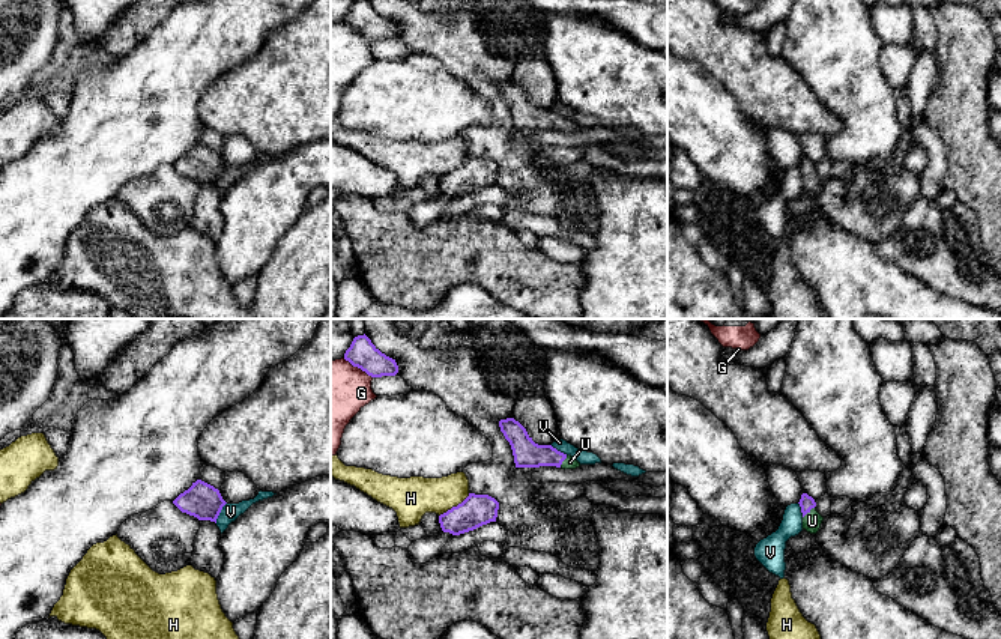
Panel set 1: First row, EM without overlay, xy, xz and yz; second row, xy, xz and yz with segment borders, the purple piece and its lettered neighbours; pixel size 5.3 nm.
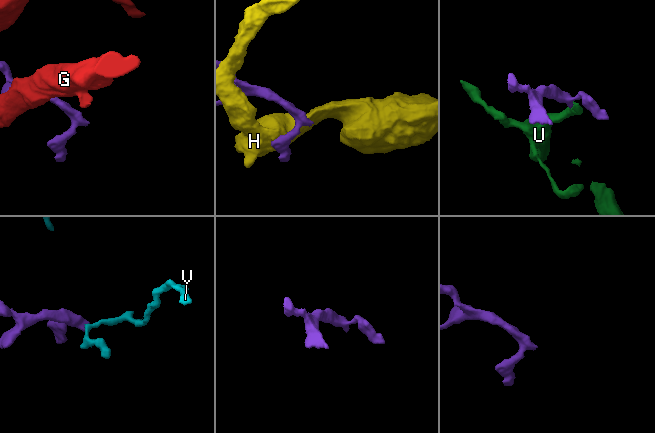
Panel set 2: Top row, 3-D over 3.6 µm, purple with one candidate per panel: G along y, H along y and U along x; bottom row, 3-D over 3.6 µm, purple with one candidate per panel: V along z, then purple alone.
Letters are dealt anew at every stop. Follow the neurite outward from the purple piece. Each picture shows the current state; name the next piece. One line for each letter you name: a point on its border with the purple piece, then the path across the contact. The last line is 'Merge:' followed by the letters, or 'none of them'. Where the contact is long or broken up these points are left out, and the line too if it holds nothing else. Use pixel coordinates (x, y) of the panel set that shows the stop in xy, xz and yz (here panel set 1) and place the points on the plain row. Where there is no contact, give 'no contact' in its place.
U: yz (809, 175) | across yz (806, 166), (809, 175), (812, 184)
Merge: U

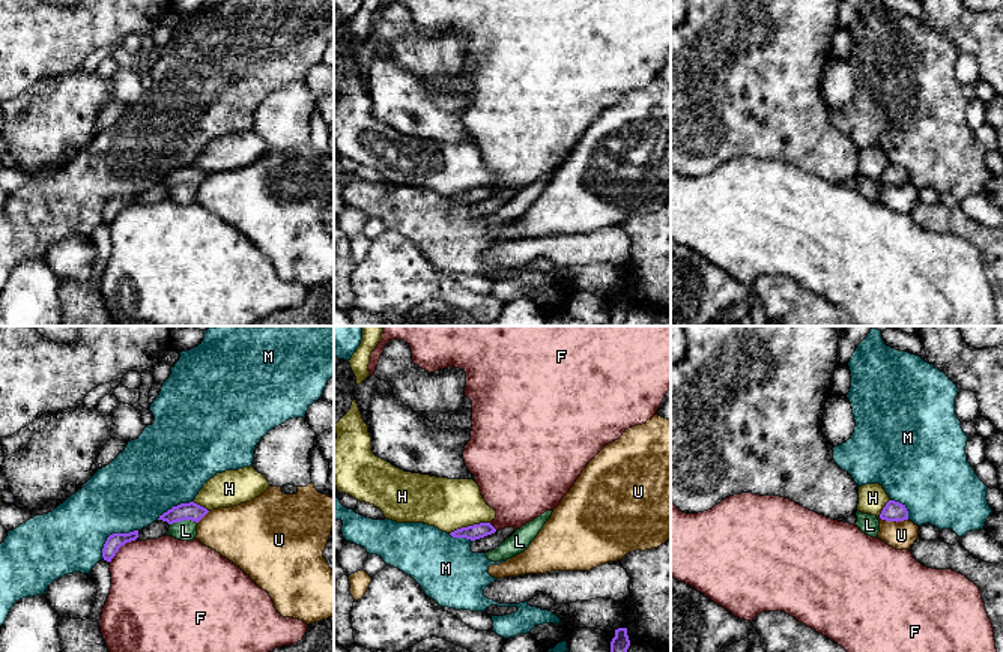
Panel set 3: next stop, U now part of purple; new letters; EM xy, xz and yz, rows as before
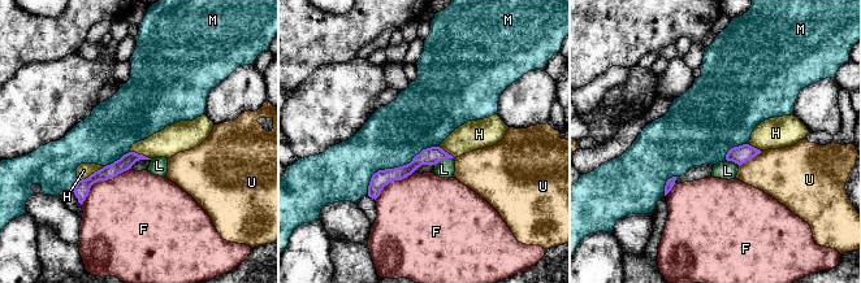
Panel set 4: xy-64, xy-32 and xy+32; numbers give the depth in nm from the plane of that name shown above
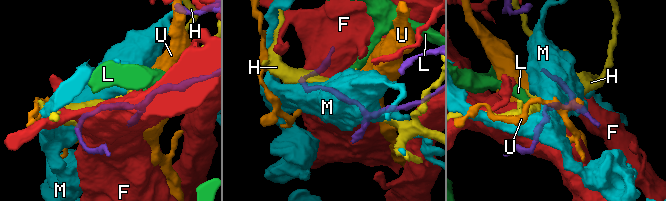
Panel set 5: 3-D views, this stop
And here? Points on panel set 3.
Merge: none of them

